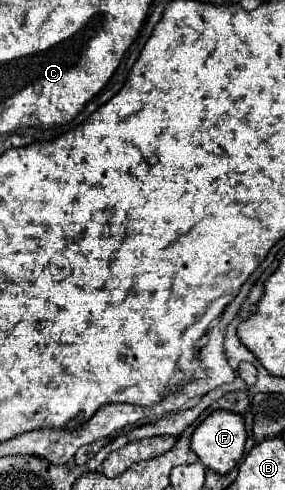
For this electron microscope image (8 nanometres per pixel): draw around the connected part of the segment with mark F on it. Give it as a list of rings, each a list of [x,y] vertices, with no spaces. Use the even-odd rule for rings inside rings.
[[[215,410],[211,412],[193,432],[191,436],[191,448],[199,456],[199,460],[213,472],[217,474],[227,474],[233,470],[245,450],[247,442],[247,430],[245,430],[245,420],[241,414],[233,414],[229,410]]]

